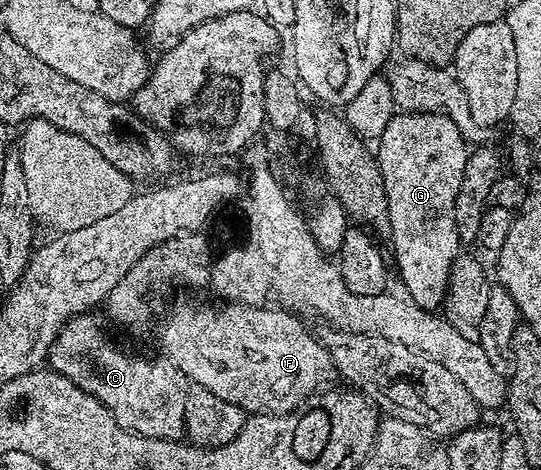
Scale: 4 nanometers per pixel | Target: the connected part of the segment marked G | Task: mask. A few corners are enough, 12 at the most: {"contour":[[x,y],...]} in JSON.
{"contour":[[437,112],[376,141],[405,293],[441,307],[468,141]]}

